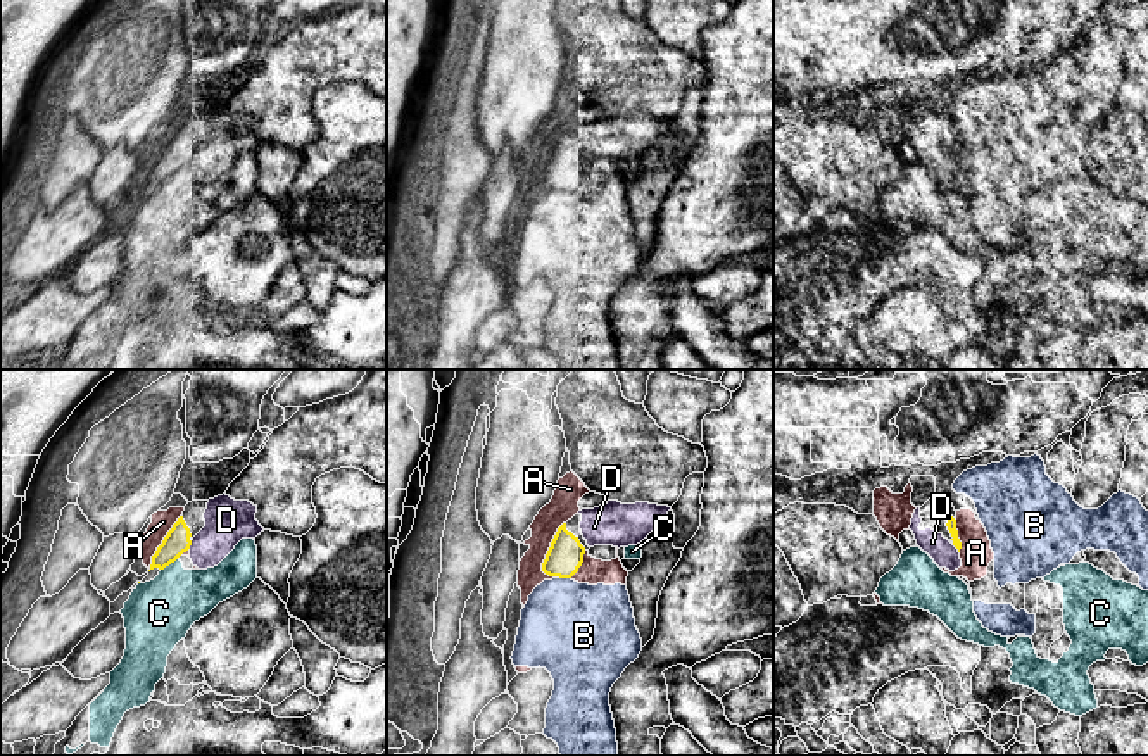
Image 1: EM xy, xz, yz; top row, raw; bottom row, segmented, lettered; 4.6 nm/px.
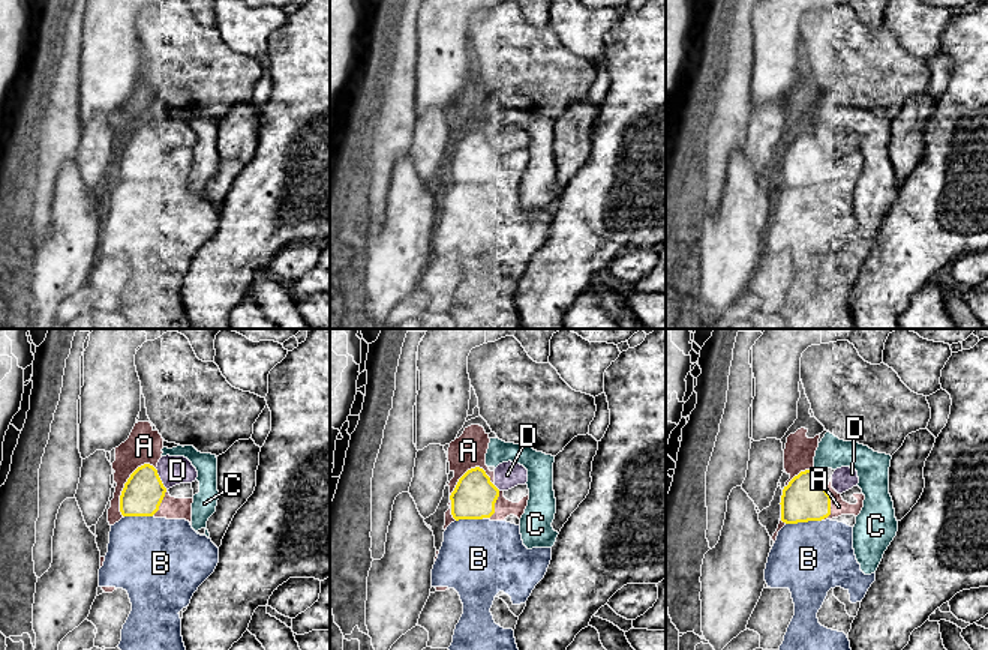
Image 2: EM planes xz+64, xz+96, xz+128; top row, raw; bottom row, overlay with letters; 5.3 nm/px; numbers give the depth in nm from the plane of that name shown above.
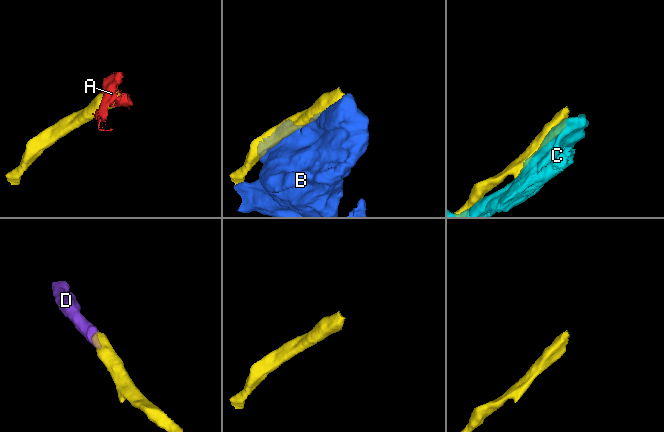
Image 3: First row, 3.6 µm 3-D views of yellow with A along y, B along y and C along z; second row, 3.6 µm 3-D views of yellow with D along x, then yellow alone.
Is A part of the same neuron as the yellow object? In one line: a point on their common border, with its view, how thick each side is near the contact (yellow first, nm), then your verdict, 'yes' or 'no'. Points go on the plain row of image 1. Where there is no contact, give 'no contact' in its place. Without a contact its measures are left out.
xz (549, 163) | 170/140 nm | no

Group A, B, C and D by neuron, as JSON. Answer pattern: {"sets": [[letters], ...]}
{"sets": [["A", "B"], ["C"], ["D"]]}

